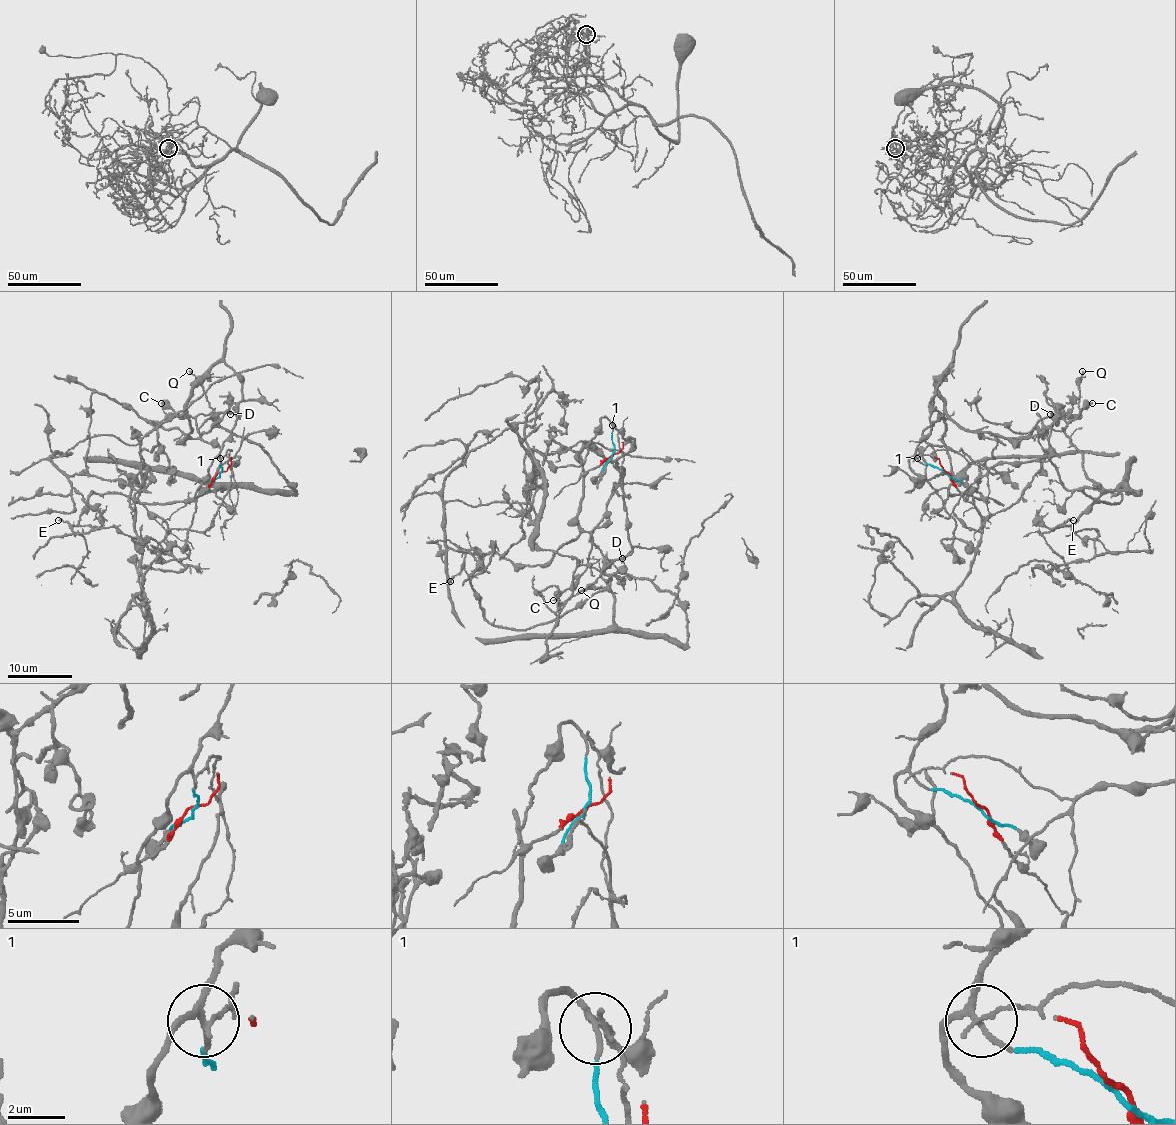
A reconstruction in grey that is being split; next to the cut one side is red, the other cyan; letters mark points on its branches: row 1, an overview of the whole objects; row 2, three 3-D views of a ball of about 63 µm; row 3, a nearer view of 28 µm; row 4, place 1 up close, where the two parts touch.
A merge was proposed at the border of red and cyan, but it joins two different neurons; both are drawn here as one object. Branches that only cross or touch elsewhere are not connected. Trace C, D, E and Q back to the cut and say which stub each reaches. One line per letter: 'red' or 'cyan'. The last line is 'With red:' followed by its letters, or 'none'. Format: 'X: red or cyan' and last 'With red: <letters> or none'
C: cyan
D: red
E: red
Q: red
With red: D, E, Q

